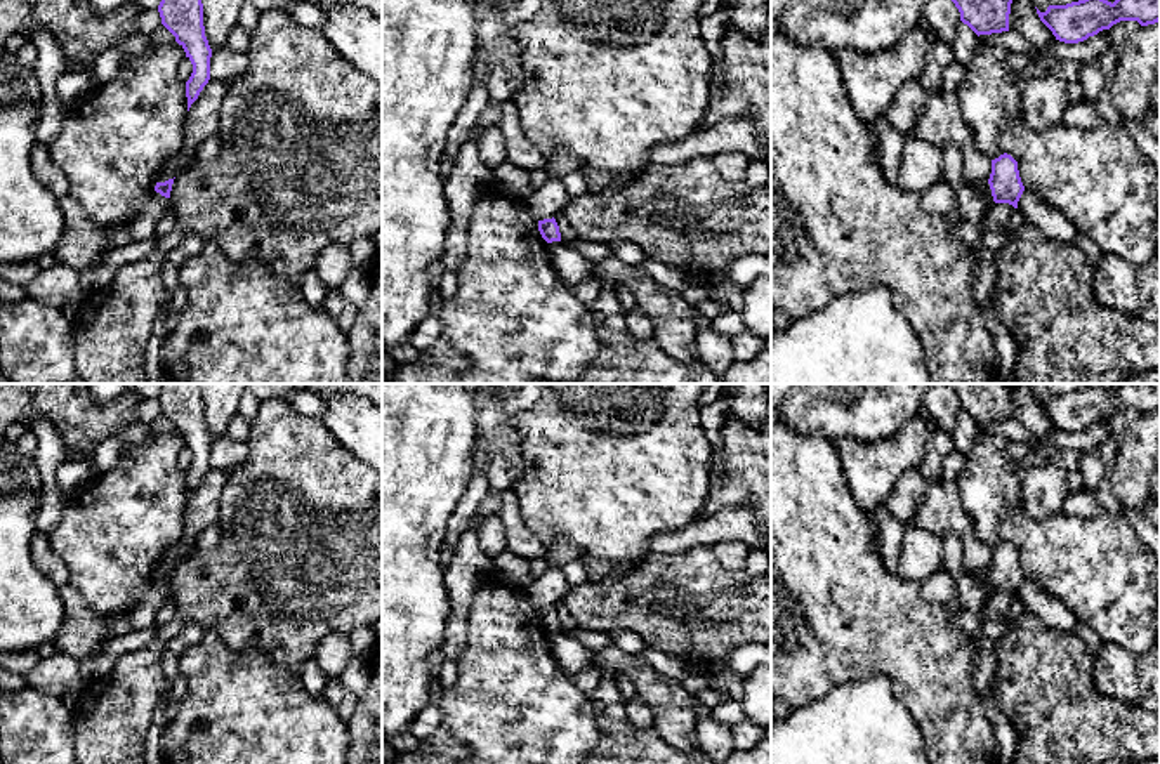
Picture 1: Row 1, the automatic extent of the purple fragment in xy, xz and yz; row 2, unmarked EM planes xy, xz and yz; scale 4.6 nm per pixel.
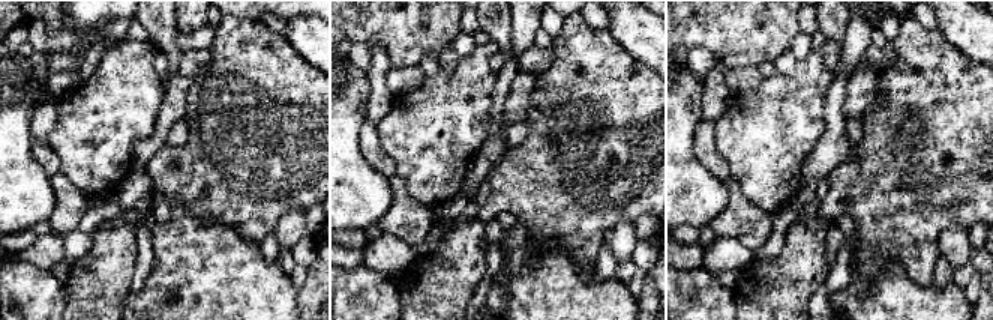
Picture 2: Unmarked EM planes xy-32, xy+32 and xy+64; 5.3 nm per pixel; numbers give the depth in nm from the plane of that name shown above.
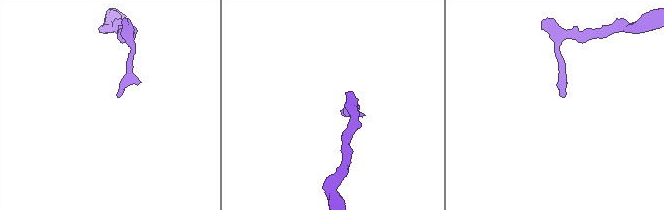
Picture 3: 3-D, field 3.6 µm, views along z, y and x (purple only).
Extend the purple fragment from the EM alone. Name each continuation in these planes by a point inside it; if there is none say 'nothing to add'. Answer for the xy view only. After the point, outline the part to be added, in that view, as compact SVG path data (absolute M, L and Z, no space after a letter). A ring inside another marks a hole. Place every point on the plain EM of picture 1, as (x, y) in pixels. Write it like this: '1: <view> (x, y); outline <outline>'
nothing to add

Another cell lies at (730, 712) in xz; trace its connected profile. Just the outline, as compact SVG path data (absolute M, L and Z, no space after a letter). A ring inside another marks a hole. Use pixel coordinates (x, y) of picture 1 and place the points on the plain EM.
M728 698L710 710L710 717L733 728L745 719L741 701Z

